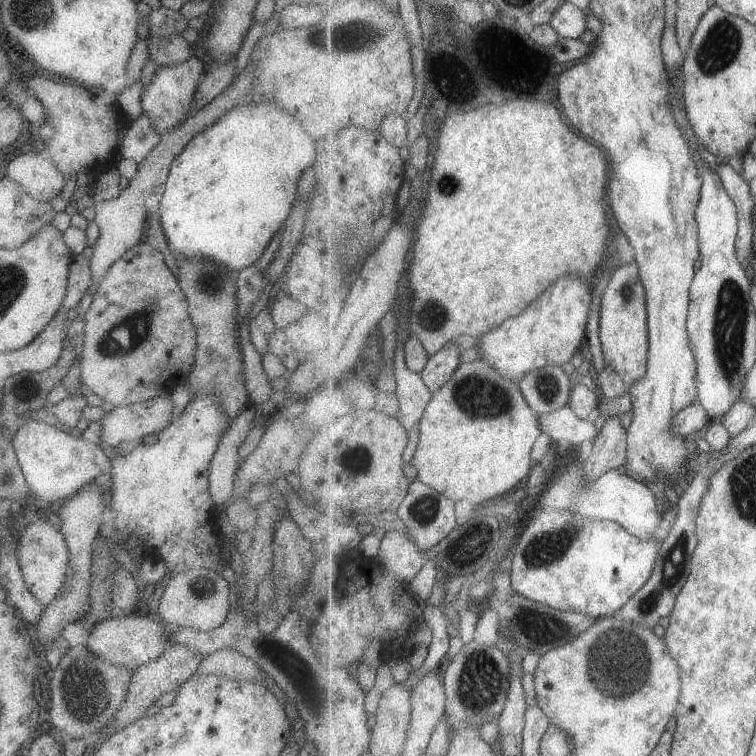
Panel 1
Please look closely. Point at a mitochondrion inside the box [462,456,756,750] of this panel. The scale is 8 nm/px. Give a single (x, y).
(619, 664)

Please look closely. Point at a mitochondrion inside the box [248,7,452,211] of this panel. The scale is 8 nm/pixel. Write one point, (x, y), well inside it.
(371, 32)

